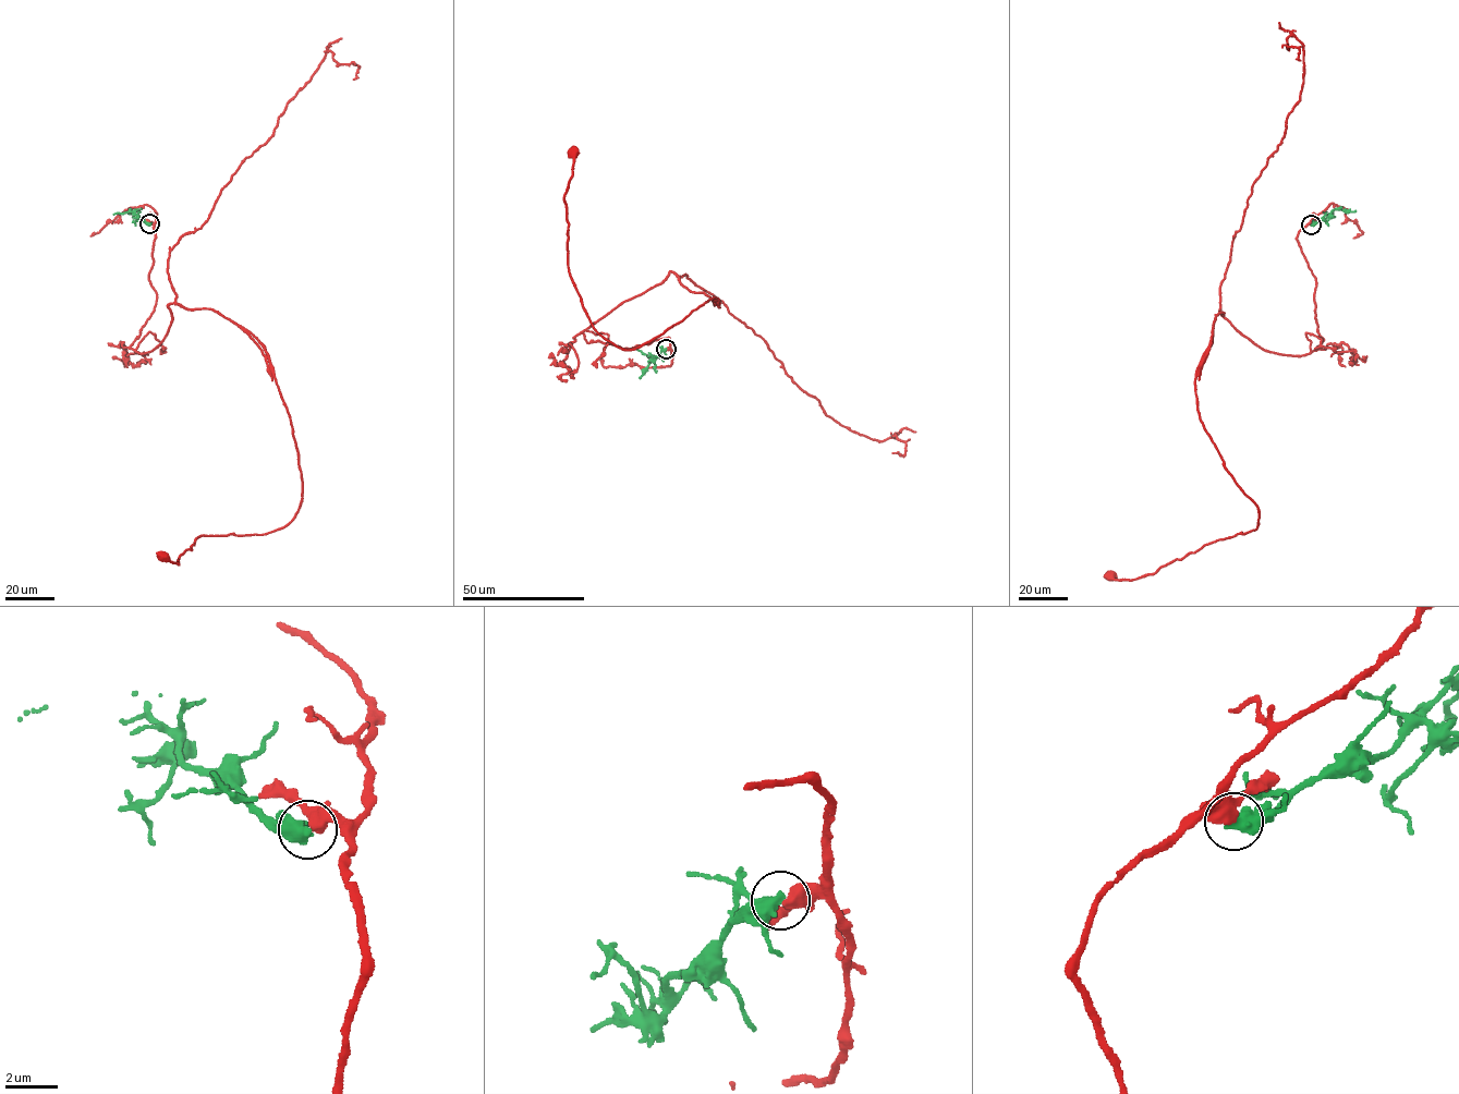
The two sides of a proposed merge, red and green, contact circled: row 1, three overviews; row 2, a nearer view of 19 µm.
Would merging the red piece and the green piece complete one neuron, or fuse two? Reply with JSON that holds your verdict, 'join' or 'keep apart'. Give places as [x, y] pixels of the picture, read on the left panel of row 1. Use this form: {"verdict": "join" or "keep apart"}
{"verdict": "keep apart"}

